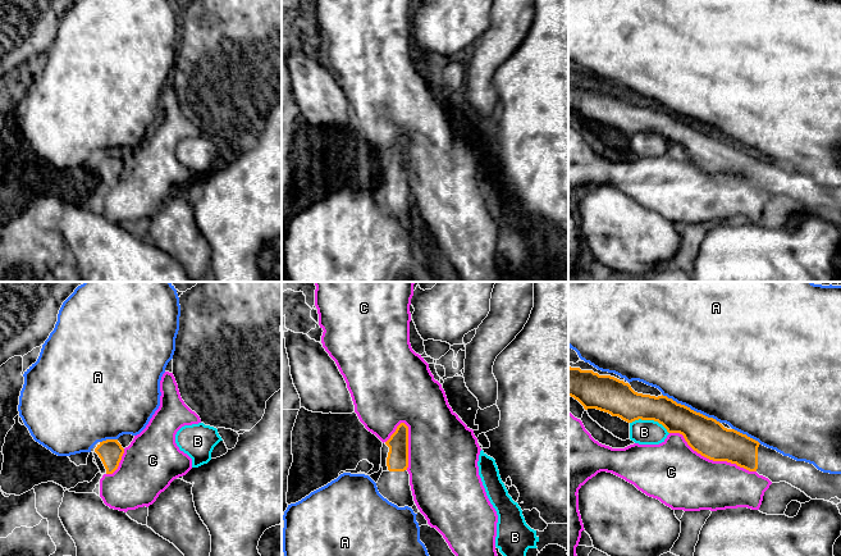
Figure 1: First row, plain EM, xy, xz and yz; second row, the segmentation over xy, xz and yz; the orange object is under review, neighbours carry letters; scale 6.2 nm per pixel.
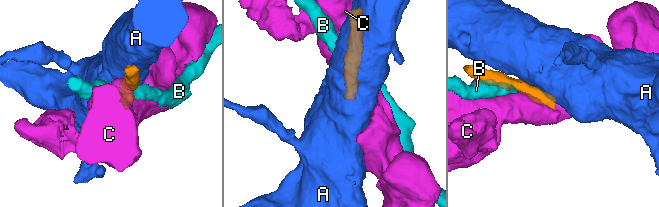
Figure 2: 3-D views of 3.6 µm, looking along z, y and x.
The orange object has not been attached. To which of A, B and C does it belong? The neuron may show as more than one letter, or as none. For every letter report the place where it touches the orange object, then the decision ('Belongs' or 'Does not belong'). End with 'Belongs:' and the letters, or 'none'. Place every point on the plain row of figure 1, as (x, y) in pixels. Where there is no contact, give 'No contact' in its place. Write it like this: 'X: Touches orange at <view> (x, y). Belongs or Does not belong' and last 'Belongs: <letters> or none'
A: Touches orange at yz (690, 122). Does not belong
B: Touches orange at yz (650, 132). Does not belong
C: Touches orange at yz (712, 172). Does not belong
Belongs: none

